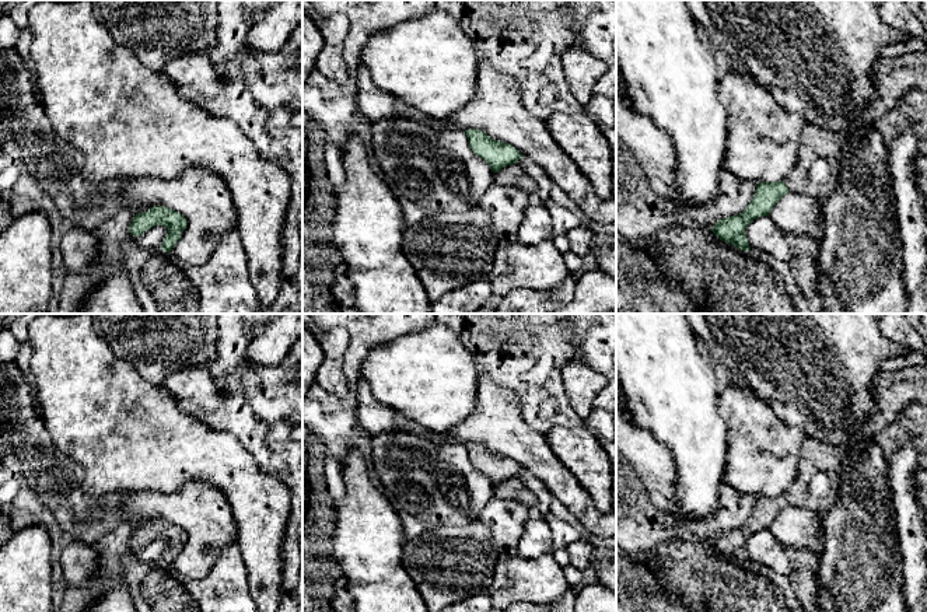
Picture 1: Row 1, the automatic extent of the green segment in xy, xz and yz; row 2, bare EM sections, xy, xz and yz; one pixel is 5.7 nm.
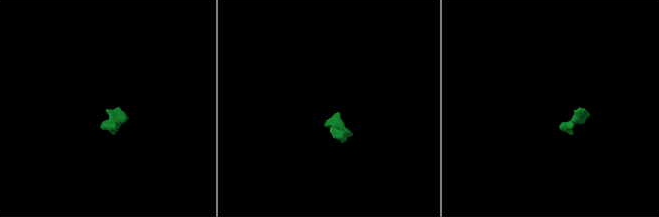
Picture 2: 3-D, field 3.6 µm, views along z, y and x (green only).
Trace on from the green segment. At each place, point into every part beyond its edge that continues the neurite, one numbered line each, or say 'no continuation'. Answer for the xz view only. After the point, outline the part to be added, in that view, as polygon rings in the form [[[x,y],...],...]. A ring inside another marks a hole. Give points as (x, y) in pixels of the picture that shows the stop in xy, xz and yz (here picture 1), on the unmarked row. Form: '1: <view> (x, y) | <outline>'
no continuation

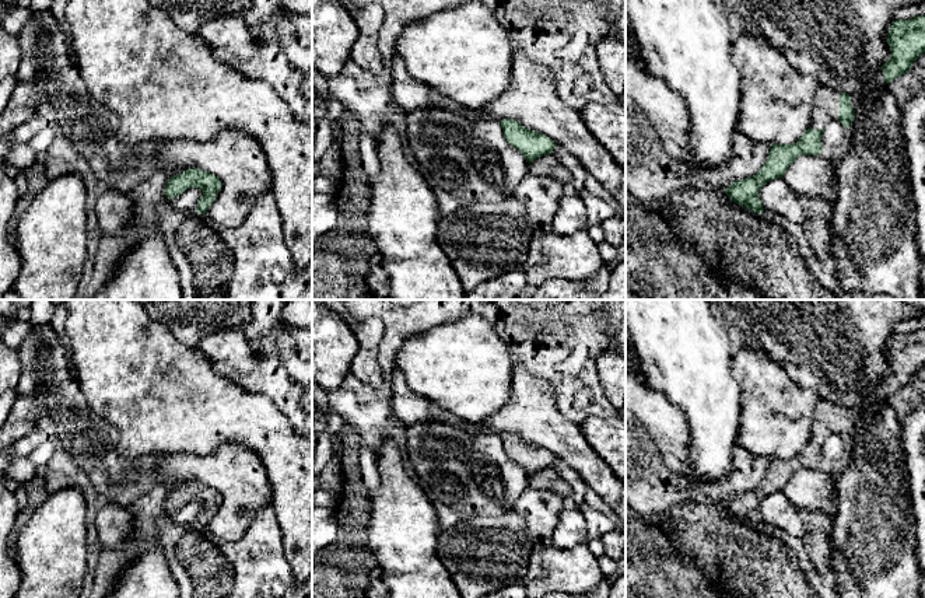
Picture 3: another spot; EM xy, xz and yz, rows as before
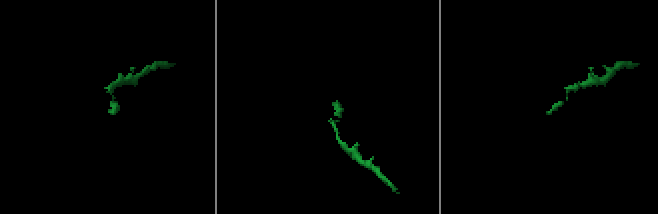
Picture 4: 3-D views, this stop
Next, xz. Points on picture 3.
no continuation

